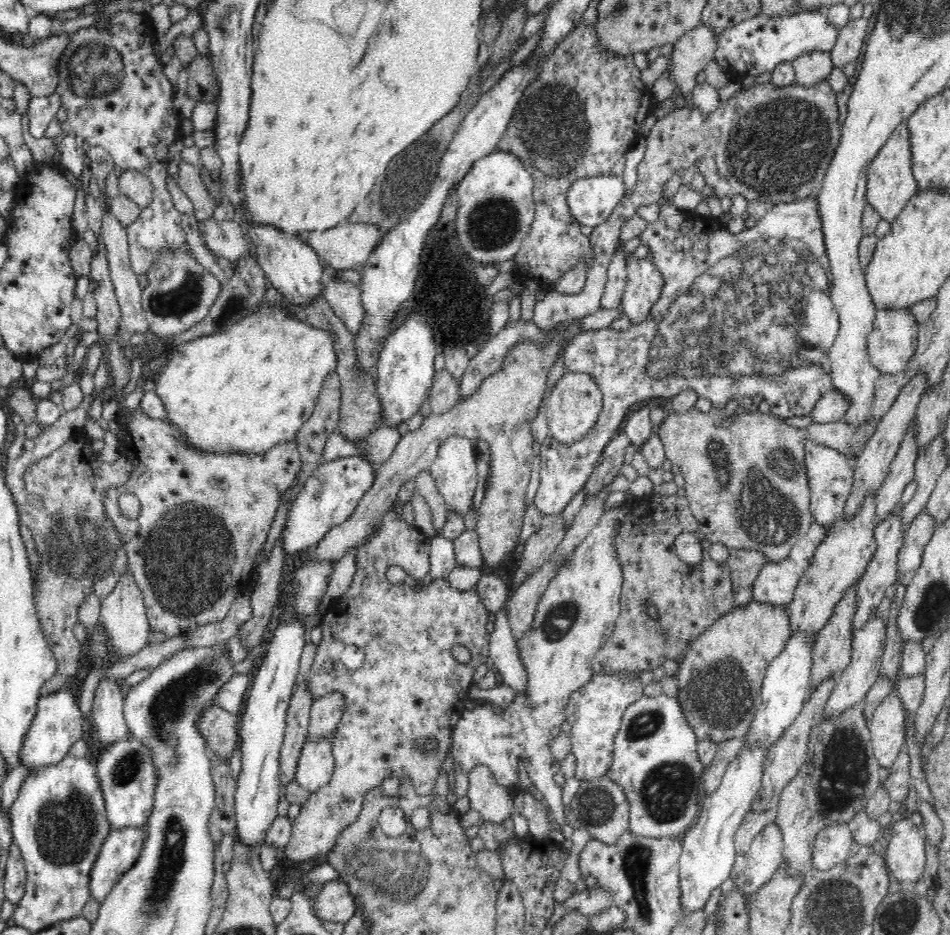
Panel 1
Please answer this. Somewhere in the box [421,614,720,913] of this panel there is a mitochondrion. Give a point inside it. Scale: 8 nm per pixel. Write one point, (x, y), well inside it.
(666, 794)

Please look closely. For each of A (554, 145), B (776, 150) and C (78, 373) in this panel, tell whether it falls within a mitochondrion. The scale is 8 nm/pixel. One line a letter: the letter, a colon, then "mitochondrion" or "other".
A: mitochondrion
B: mitochondrion
C: other

